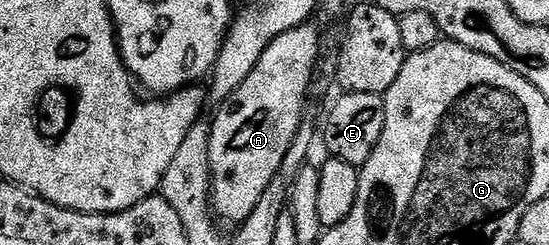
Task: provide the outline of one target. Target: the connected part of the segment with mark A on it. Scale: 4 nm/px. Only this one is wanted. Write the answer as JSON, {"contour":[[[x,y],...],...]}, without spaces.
{"contour":[[[314,22],[302,24],[299,28],[280,34],[260,54],[260,62],[248,78],[230,95],[224,103],[217,105],[214,120],[210,124],[210,202],[212,211],[219,221],[231,220],[238,226],[246,220],[255,209],[260,196],[268,189],[272,178],[280,170],[306,111],[306,95],[311,95],[315,69],[318,66],[322,51],[322,36]]]}

